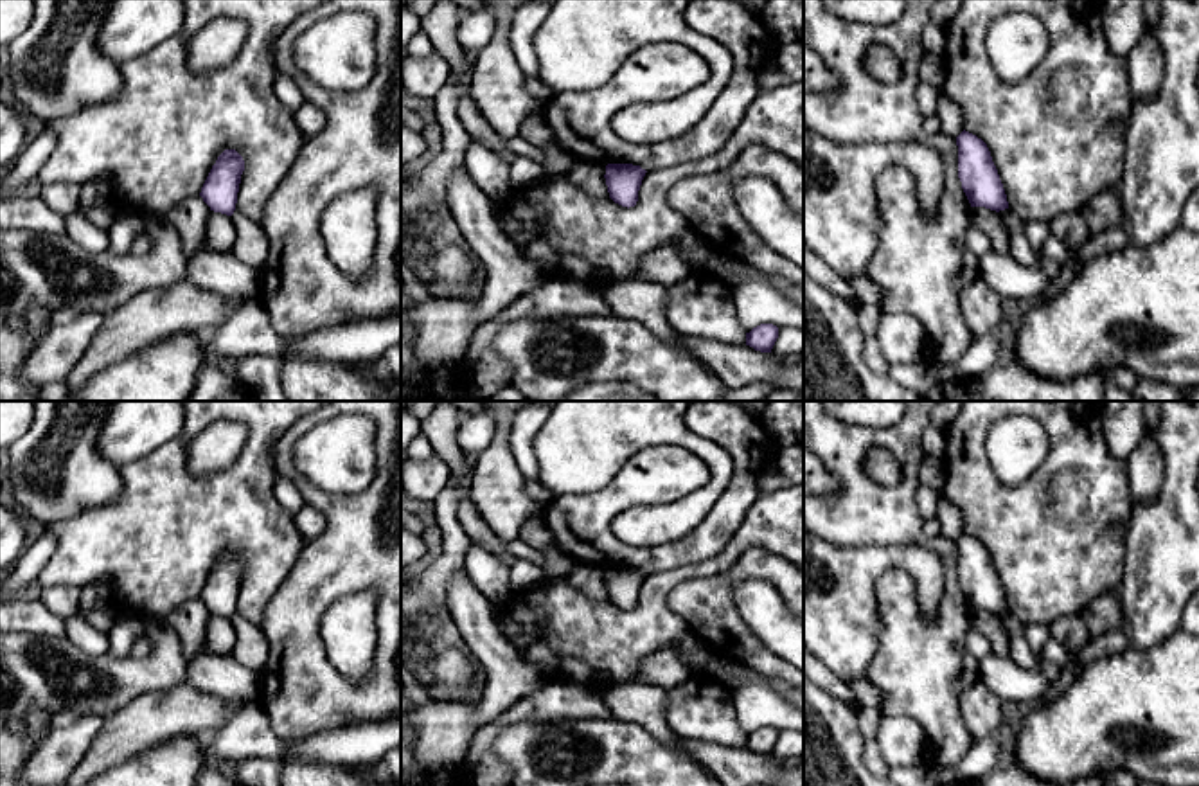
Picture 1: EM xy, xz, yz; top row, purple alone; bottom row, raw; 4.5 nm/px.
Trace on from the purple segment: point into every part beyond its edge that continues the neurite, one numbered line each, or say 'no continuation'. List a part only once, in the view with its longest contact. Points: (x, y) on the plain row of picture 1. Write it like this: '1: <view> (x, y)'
no continuation

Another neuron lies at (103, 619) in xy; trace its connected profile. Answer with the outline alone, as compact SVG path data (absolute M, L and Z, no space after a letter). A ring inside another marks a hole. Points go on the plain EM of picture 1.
M95 608L83 615L93 628L108 633L115 622L111 608Z

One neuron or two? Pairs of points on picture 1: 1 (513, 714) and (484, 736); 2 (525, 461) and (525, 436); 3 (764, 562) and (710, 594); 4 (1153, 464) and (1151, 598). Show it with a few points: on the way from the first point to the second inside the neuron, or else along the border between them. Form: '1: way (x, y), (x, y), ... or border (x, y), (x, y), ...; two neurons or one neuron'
1: way (506, 718), (491, 731); one neuron
2: way (525, 455), (525, 441); one neuron
3: way (752, 565), (723, 585); one neuron
4: border (1163, 457), (1160, 491), (1149, 500), (1133, 502); two neurons

